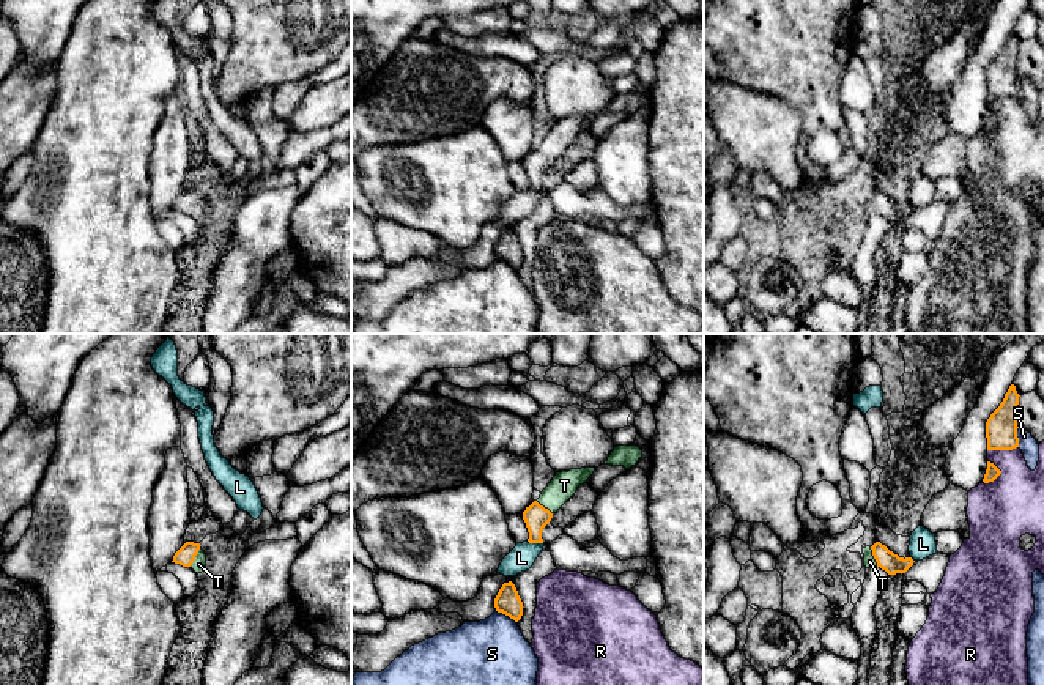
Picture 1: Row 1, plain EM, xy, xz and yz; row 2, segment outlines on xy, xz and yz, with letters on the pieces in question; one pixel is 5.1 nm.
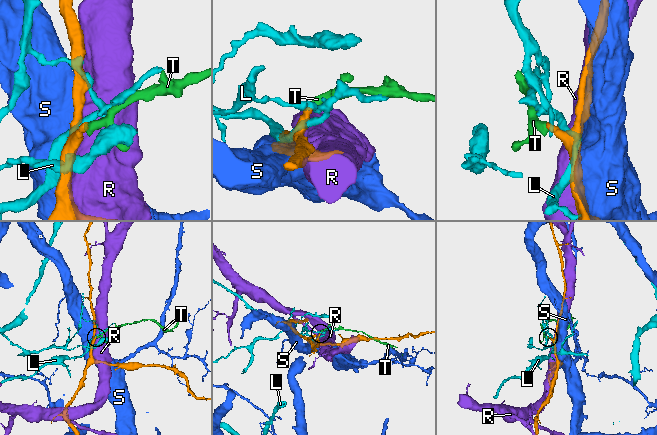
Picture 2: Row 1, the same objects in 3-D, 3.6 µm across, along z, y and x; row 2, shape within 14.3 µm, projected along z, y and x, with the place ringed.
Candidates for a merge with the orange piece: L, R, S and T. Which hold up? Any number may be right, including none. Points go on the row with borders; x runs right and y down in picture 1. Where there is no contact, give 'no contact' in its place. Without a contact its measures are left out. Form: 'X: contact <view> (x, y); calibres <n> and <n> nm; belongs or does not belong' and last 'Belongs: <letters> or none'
L: contact xz (536, 542); calibres 130 and 140 nm; does not belong
R: contact yz (999, 474); calibres 70 and 320 nm; does not belong
S: contact xz (506, 614); calibres 130 and 340 nm; does not belong
T: contact xy (194, 558); calibres 100 and 70 nm; belongs
Belongs: T

